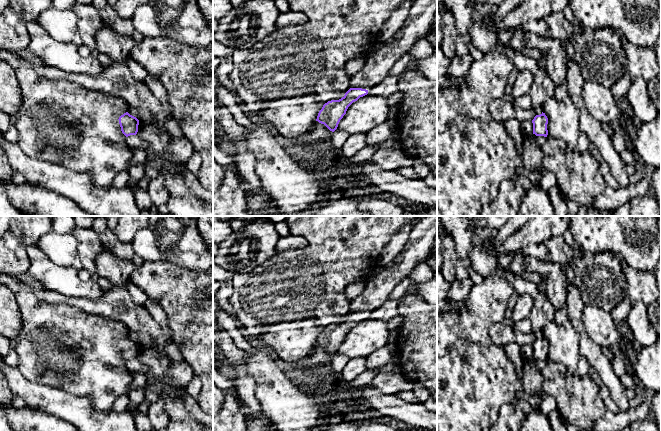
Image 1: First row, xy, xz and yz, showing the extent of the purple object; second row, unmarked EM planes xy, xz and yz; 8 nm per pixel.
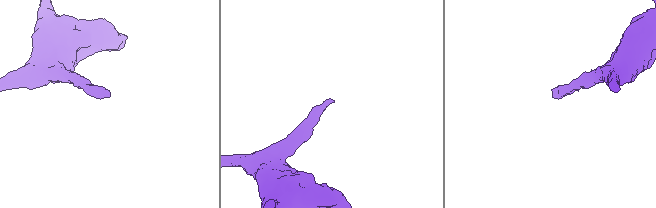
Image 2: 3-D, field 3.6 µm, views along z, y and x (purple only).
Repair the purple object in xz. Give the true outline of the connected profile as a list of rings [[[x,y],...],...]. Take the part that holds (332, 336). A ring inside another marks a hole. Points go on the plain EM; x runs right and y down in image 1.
[[[424,216],[412,228],[403,250],[391,265],[382,266],[363,292],[350,302],[351,312],[339,324],[325,327],[316,345],[334,356],[348,331],[388,299],[389,294],[419,264],[426,262],[437,237],[437,216]]]

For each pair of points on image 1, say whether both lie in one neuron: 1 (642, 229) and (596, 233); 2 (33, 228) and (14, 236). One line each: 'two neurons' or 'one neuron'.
1: one neuron
2: one neuron

